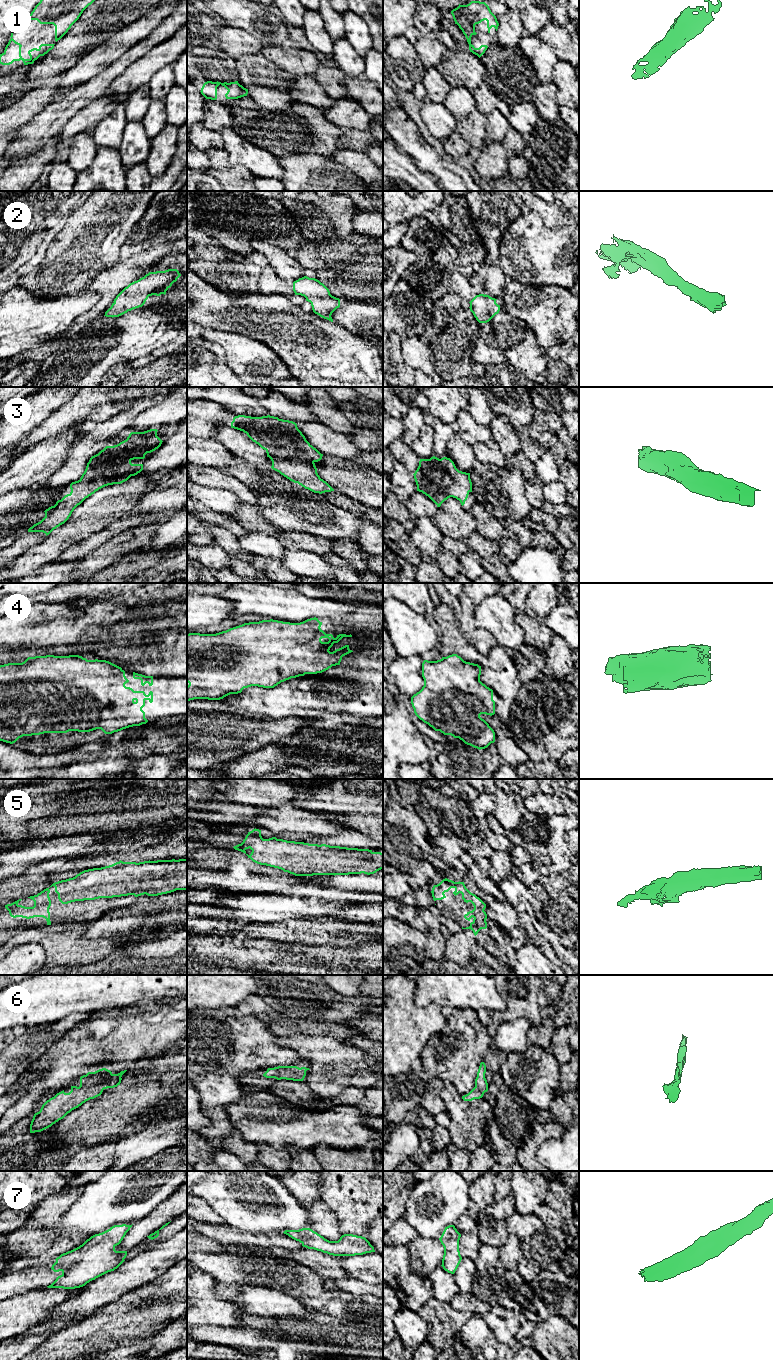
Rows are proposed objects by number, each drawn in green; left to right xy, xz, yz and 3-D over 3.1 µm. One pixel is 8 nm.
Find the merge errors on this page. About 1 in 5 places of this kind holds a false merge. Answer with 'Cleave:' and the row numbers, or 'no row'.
Cleave: no row

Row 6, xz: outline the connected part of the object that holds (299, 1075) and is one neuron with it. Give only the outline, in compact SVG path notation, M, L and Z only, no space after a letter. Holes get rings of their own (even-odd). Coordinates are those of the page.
M278 1066L274 1068L268 1068L263 1074L266 1078L275 1078L277 1080L286 1079L293 1081L303 1081L306 1076L306 1071L310 1070L306 1067L297 1066Z

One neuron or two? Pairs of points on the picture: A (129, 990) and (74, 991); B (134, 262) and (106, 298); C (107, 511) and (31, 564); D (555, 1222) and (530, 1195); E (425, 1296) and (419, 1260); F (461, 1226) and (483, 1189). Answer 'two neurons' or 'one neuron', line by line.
A: one neuron
B: one neuron
C: one neuron
D: one neuron
E: two neurons
F: one neuron

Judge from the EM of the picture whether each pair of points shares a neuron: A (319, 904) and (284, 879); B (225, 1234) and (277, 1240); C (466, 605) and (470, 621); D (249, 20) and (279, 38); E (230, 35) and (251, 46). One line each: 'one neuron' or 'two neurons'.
A: two neurons
B: one neuron
C: one neuron
D: one neuron
E: one neuron

